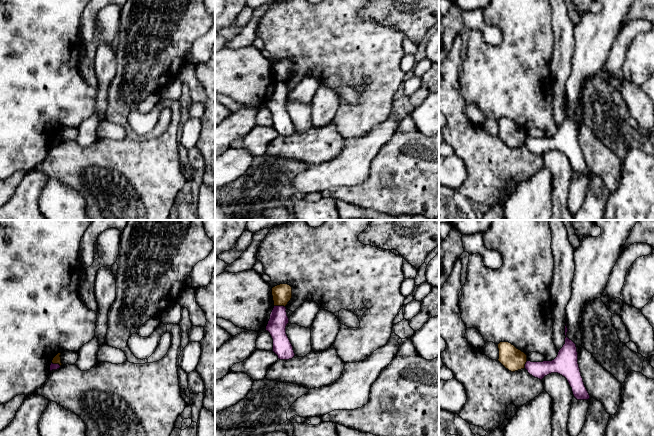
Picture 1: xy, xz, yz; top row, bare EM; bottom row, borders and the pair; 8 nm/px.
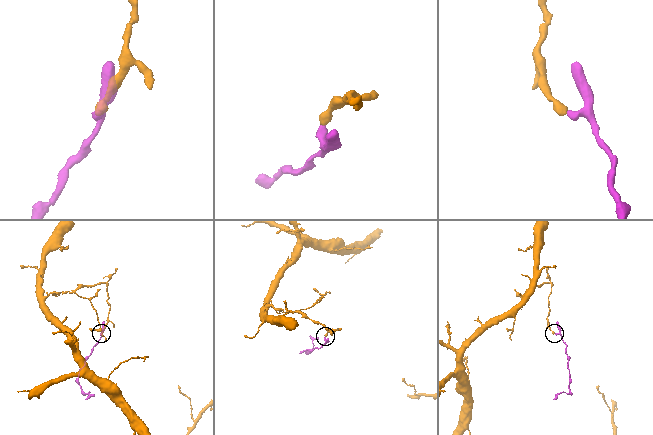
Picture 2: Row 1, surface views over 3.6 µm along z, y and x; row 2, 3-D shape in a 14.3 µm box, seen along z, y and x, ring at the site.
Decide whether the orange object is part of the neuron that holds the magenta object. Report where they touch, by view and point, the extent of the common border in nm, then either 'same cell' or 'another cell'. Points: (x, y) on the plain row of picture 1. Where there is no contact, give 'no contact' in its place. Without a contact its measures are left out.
xz (279, 82) | 90 nm | another cell

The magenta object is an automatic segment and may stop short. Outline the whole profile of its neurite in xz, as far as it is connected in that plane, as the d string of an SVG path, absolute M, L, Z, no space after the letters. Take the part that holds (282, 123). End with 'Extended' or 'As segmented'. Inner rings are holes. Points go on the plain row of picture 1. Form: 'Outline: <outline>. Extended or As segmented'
Outline: M274 82L266 107L268 107L273 115L273 128L280 136L289 136L295 132L293 122L286 110L286 102L289 99L286 83Z. As segmented

